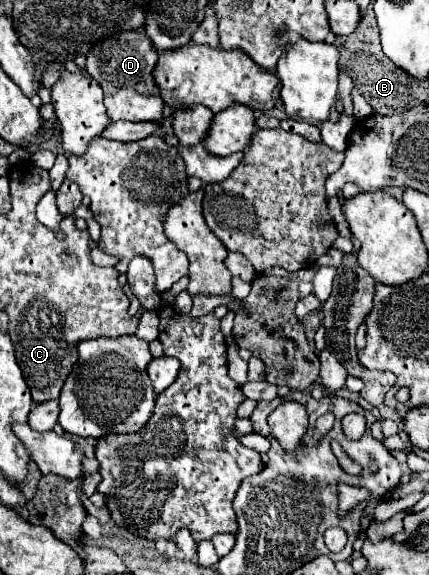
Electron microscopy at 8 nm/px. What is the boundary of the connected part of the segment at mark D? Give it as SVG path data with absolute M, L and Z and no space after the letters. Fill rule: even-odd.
M125 30L113 34L105 40L95 42L87 52L85 70L93 80L97 80L105 92L105 108L113 122L157 122L161 120L163 100L159 96L159 88L153 78L153 70L157 64L157 50L143 30Z

